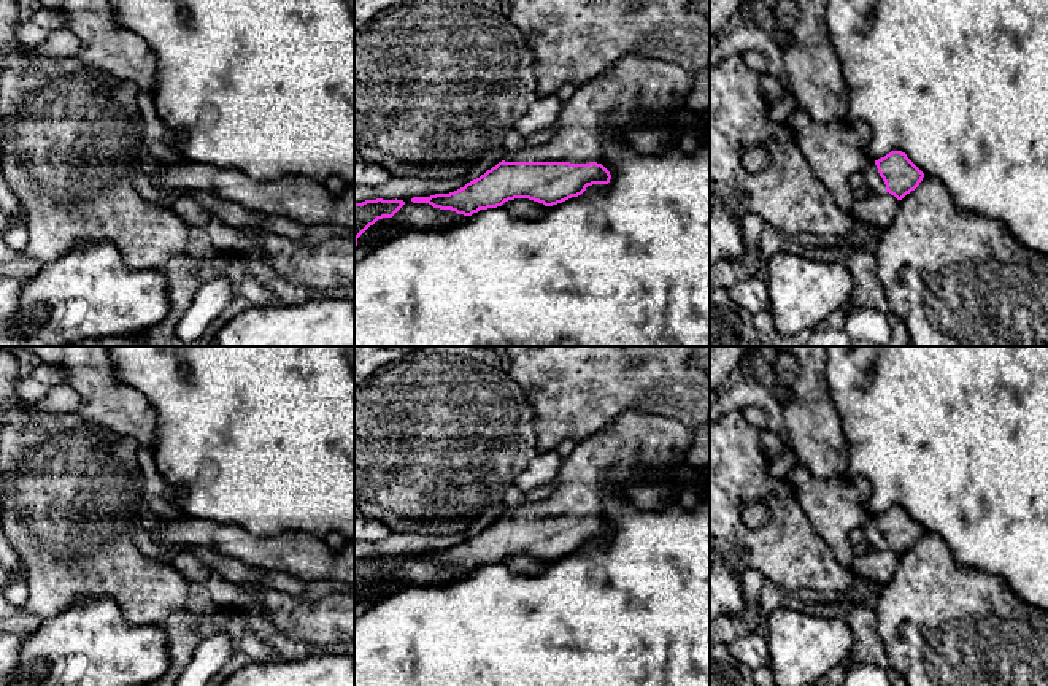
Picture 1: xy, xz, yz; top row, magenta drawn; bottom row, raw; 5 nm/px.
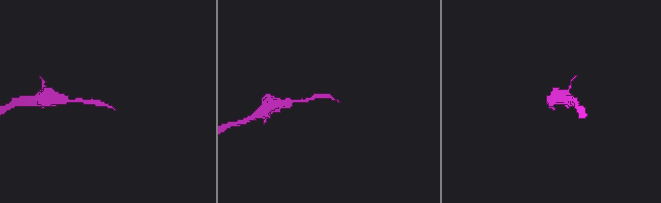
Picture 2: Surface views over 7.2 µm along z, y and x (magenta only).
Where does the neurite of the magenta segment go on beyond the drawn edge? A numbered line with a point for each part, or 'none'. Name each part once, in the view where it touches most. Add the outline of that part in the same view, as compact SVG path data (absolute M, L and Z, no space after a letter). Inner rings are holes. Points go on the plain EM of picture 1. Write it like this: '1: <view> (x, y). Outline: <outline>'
1: xz (632, 453). Outline: M629 410L591 438L576 443L572 454L562 461L559 488L541 502L527 502L518 508L503 510L505 518L570 518L603 519L605 486L613 484L637 510L661 510L683 491L675 486L668 467L688 462L694 443L692 427L654 414Z

